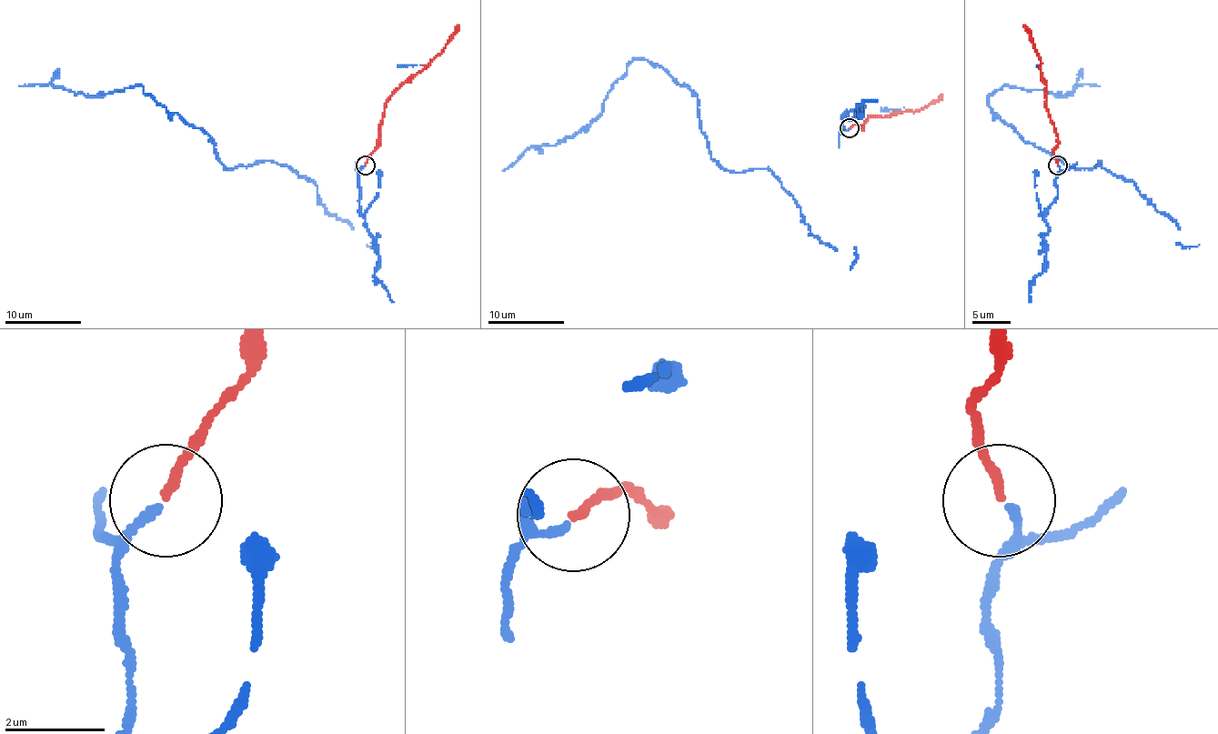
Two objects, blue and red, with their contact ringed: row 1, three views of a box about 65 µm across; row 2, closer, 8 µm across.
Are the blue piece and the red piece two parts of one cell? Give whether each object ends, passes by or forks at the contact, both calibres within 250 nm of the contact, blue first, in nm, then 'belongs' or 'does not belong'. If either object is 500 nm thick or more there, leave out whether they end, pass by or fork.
blue passes by; red ends there; 110 nm thick on the blue side, 170 nm on the other; belongs

